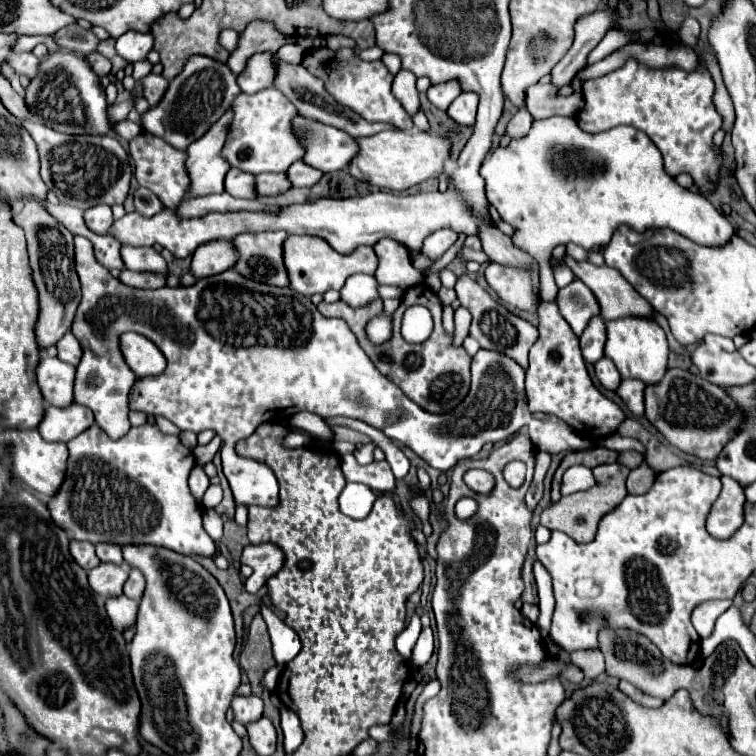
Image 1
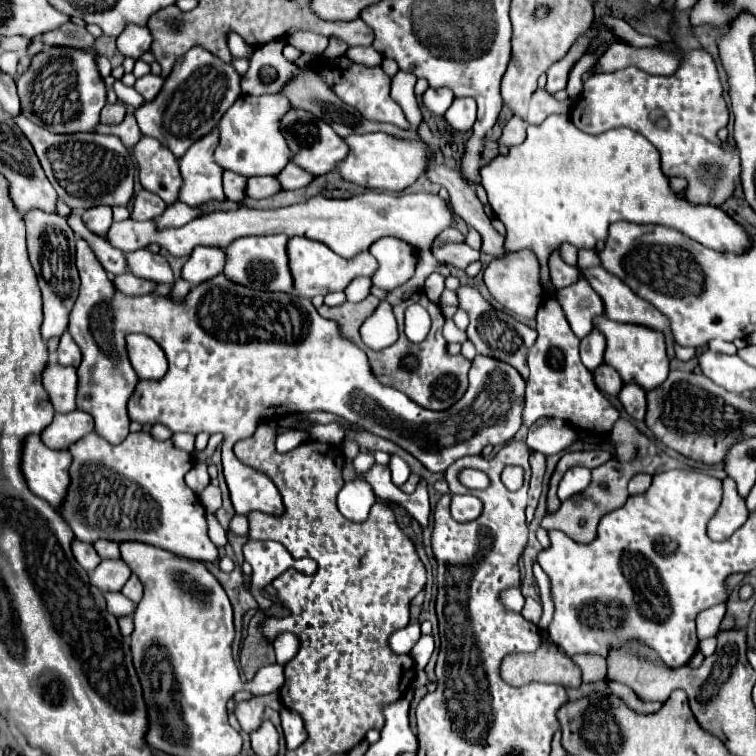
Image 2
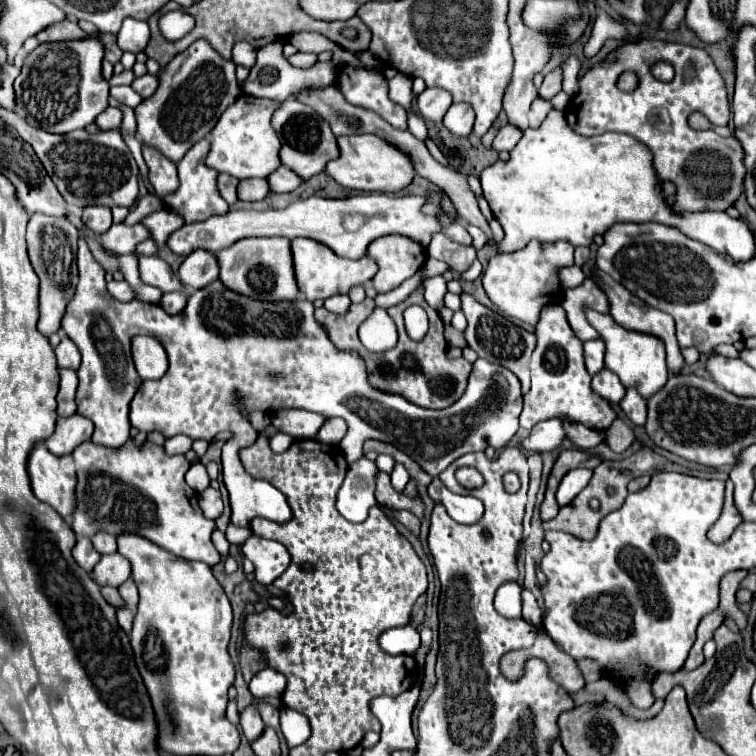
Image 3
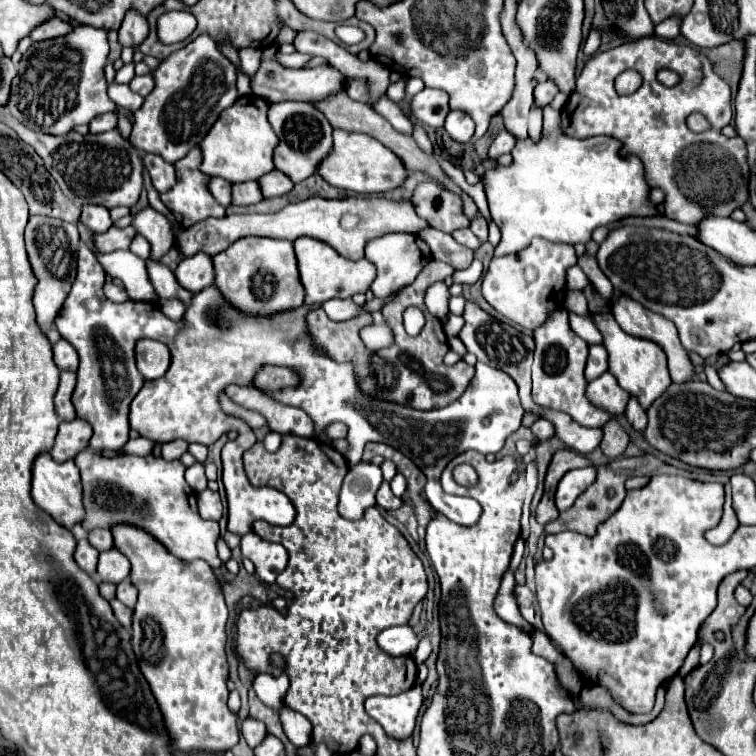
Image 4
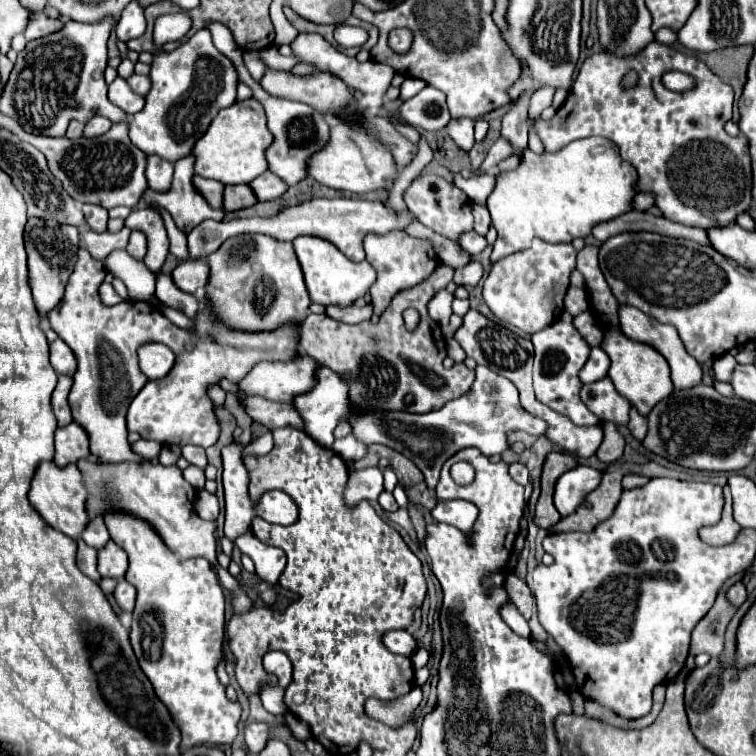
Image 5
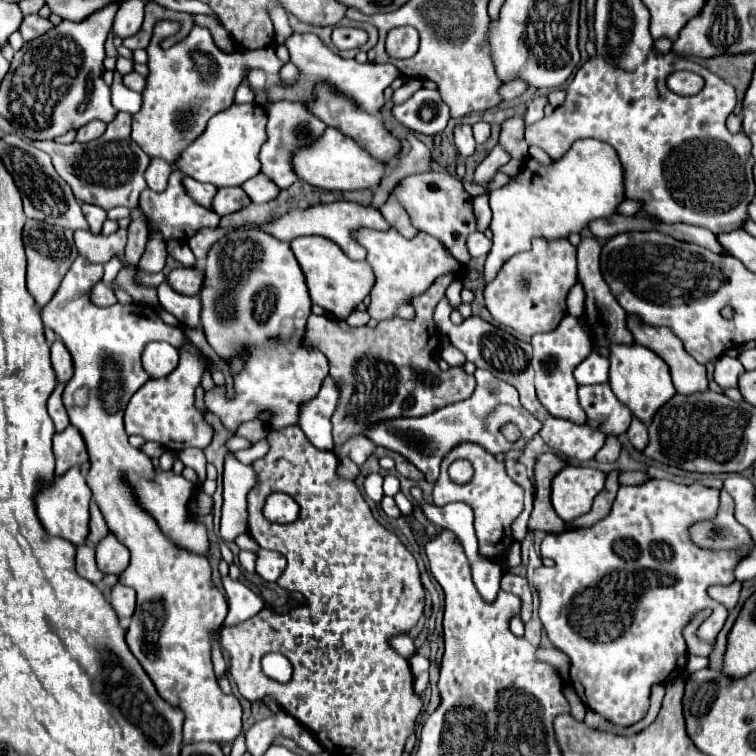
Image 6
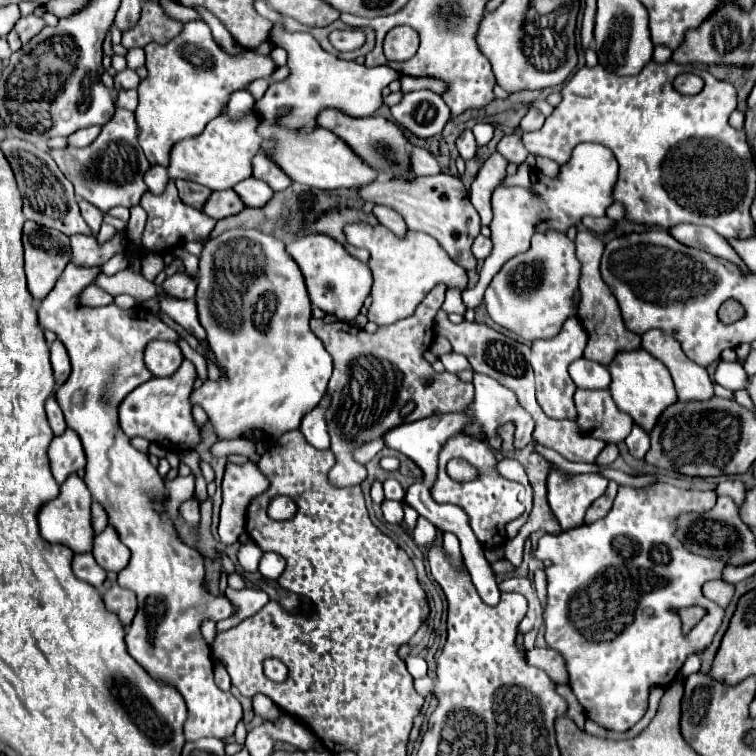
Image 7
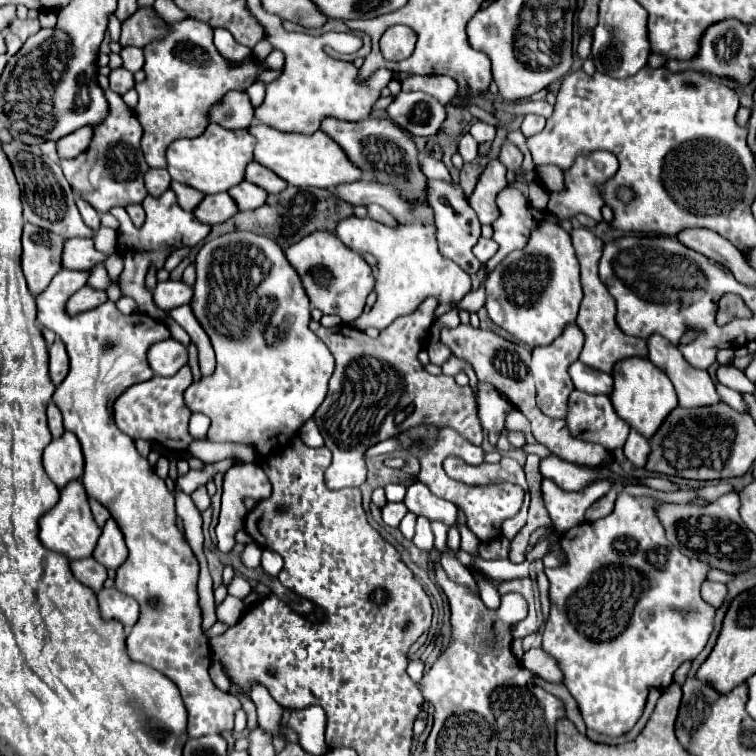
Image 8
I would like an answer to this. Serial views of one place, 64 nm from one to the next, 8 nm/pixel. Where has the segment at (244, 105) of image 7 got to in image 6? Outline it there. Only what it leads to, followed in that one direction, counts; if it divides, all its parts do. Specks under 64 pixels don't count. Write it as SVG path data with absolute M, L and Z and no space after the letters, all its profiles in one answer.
M240 84L240 88L236 90L236 96L234 96L234 104L252 104L252 102L254 102L252 90L248 88L248 84Z

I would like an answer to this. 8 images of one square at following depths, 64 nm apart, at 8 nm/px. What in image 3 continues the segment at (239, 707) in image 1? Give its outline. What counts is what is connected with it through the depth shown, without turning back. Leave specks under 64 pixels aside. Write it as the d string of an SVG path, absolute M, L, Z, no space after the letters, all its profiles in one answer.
M248 706L242 714L240 714L240 726L242 726L242 732L244 736L248 738L248 742L254 742L256 738L262 736L264 732L264 722L260 718L258 712L254 712L254 706Z

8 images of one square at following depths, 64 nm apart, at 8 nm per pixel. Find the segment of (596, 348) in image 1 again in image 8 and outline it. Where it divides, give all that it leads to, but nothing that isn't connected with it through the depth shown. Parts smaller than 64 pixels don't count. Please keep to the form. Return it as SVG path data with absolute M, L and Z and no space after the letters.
M580 360L570 366L570 378L574 386L586 394L604 394L610 396L614 388L614 380L610 374L604 374L600 370L592 370L590 366L584 366Z

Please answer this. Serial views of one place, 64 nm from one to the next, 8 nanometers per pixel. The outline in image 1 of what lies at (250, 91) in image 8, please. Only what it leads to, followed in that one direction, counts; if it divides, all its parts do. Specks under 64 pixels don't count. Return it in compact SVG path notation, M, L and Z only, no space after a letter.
M224 30L220 36L220 42L224 44L224 48L232 52L236 47L239 39L239 34L234 30Z

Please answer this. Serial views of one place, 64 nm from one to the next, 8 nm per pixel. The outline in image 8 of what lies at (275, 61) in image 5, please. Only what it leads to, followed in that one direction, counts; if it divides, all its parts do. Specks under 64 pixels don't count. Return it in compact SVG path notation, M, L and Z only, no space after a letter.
M186 18L182 22L168 24L168 34L164 38L144 46L142 70L146 72L146 78L136 86L140 100L138 100L138 106L134 108L136 118L144 128L142 152L150 168L166 168L166 156L164 156L166 148L178 138L196 138L198 134L202 134L208 126L208 120L206 120L208 106L216 104L228 90L246 90L256 80L258 72L264 70L264 64L250 60L240 66L230 66L212 44L212 28L204 26L204 22L196 22L194 18Z

